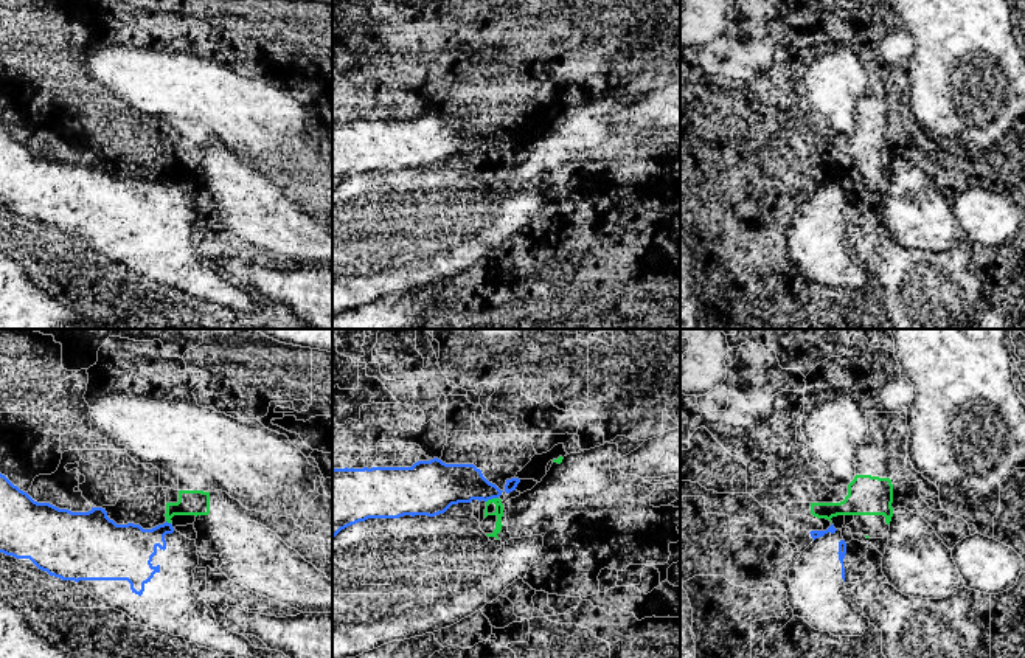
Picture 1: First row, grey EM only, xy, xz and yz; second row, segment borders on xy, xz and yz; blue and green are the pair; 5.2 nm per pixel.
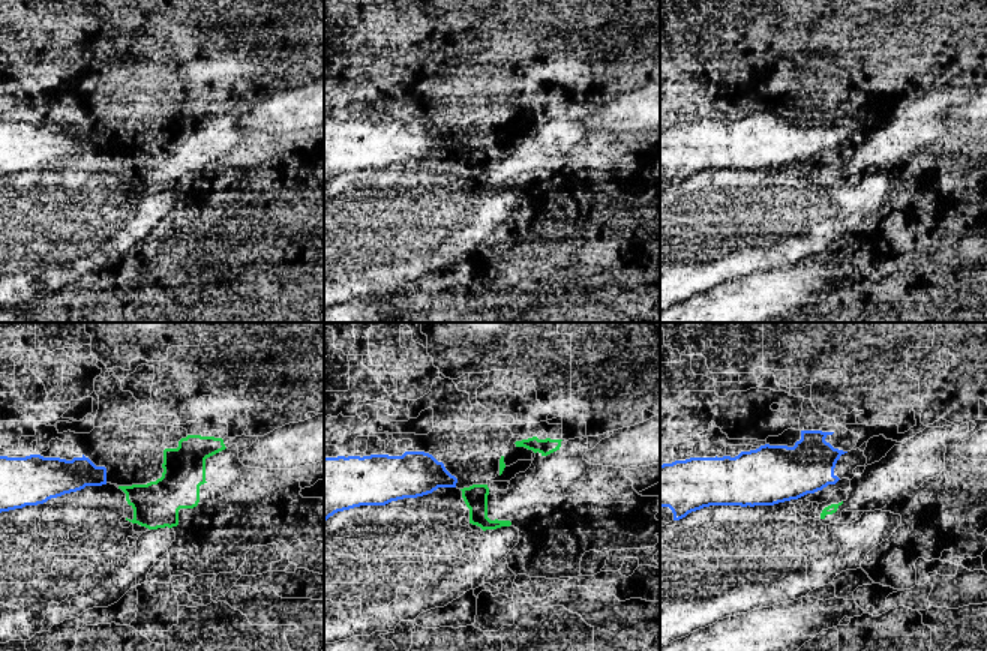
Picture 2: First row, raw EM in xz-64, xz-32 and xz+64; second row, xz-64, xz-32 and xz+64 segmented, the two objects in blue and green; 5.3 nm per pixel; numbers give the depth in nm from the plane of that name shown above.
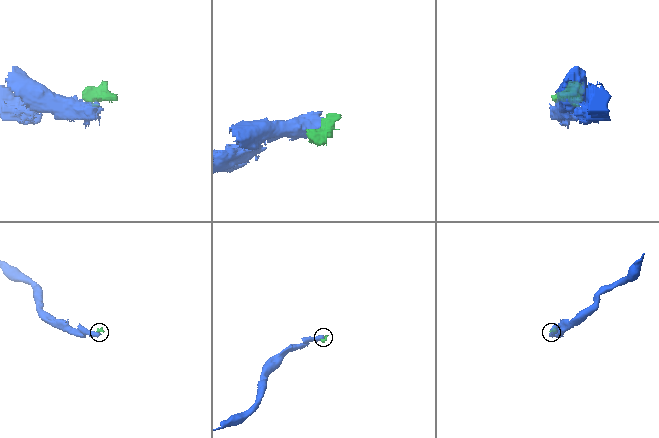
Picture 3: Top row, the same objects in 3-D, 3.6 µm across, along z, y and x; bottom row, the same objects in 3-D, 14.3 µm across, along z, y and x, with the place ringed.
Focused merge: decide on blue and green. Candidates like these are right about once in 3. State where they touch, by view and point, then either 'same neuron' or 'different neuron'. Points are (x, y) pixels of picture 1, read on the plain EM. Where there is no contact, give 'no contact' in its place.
contact xz (491, 151); different neuron

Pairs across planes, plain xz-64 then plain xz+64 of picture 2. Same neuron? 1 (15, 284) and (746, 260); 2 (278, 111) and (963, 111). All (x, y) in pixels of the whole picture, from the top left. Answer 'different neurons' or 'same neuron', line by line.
1: same neuron
2: same neuron

